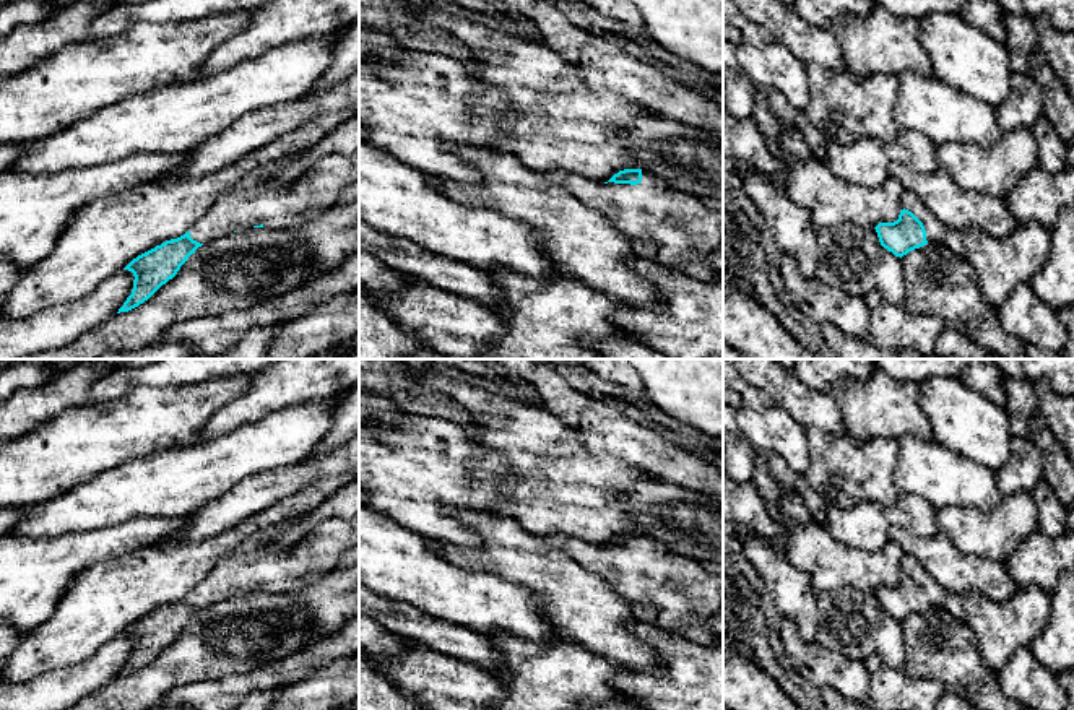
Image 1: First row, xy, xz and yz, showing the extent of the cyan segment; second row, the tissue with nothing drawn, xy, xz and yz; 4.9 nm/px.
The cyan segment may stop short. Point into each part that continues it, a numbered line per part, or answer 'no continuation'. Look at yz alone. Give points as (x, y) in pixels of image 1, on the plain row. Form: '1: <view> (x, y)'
1: yz (936, 597)

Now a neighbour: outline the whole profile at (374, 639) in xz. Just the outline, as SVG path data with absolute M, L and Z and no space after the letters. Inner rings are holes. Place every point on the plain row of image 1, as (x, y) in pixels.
M359 614L359 647L372 656L403 656L408 642L388 632L370 617Z

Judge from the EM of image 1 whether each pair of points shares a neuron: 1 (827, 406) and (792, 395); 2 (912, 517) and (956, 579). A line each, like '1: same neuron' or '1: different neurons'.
1: same neuron
2: different neurons

